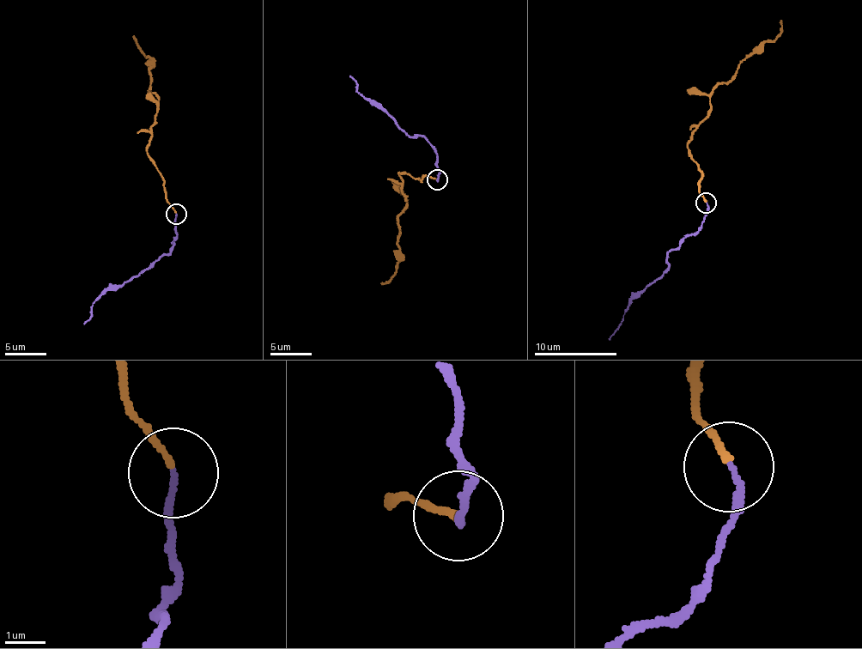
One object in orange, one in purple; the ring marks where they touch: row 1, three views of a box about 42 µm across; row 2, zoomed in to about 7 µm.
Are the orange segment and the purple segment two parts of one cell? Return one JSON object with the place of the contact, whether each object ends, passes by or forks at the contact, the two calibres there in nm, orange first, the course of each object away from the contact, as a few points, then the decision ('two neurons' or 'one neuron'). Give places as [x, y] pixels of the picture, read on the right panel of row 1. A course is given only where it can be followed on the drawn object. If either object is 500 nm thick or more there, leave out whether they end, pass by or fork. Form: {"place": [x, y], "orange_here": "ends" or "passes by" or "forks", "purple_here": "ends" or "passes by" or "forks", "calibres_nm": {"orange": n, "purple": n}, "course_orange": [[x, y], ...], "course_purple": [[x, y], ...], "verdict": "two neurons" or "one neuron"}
{"place": [706, 203], "orange_here": "ends", "purple_here": "ends", "calibres_nm": {"orange": 150, "purple": 150}, "course_orange": [[705, 202], [701, 171], [688, 141], [711, 107], [709, 93], [772, 41], [780, 21]], "course_purple": [[705, 202], [707, 215], [701, 227], [668, 253], [668, 268], [635, 297], [618, 330], [610, 339]], "verdict": "one neuron"}

